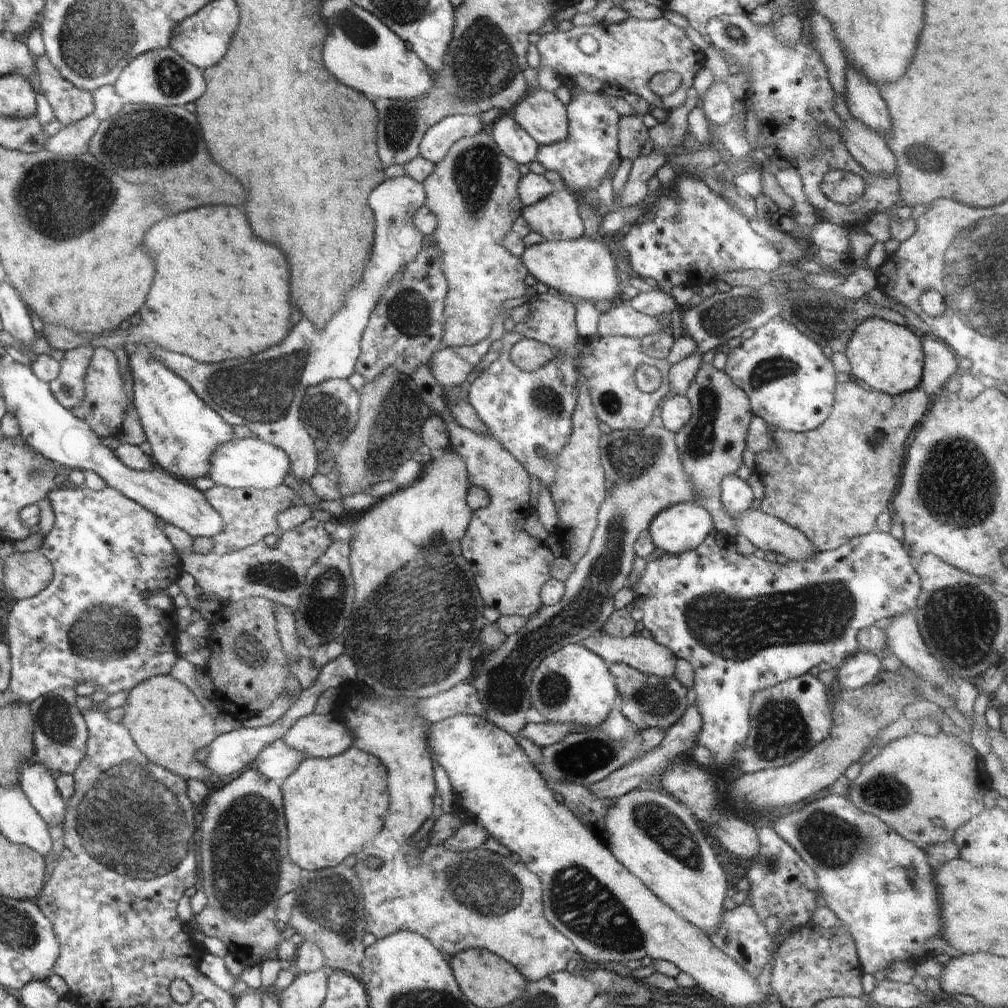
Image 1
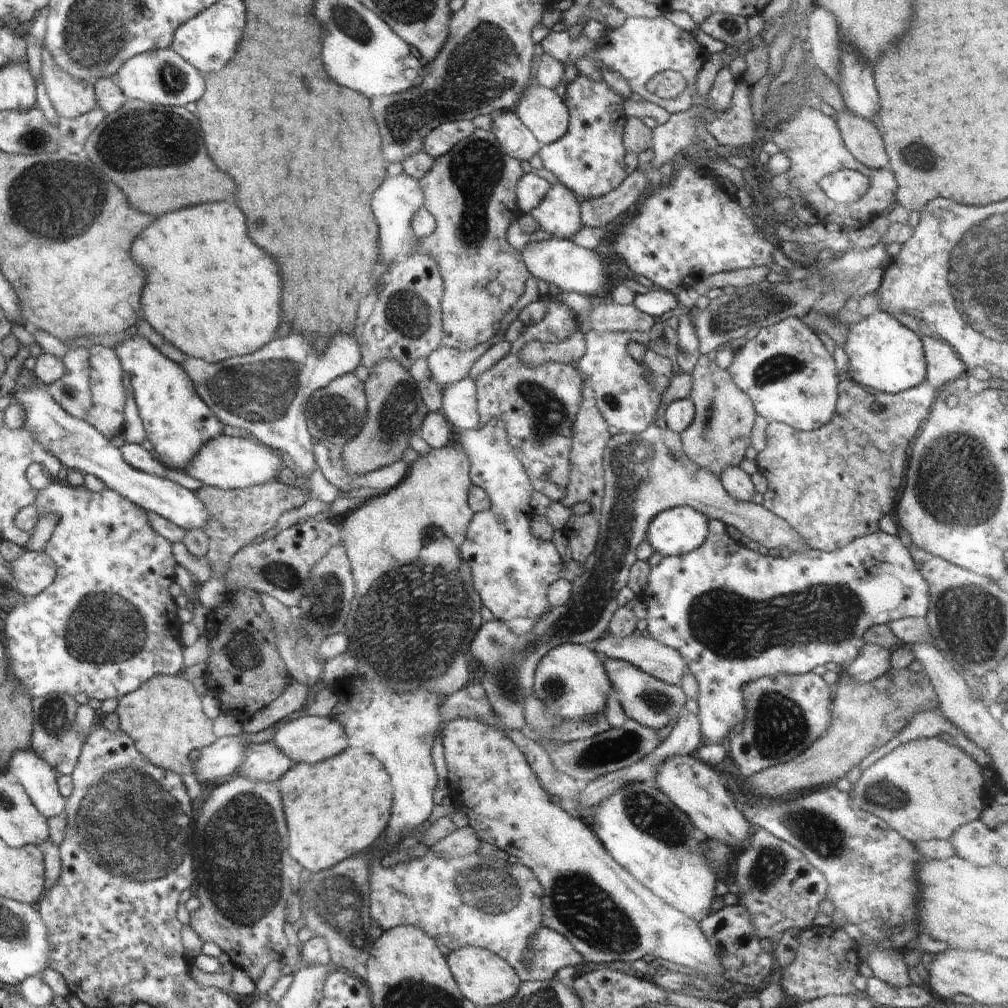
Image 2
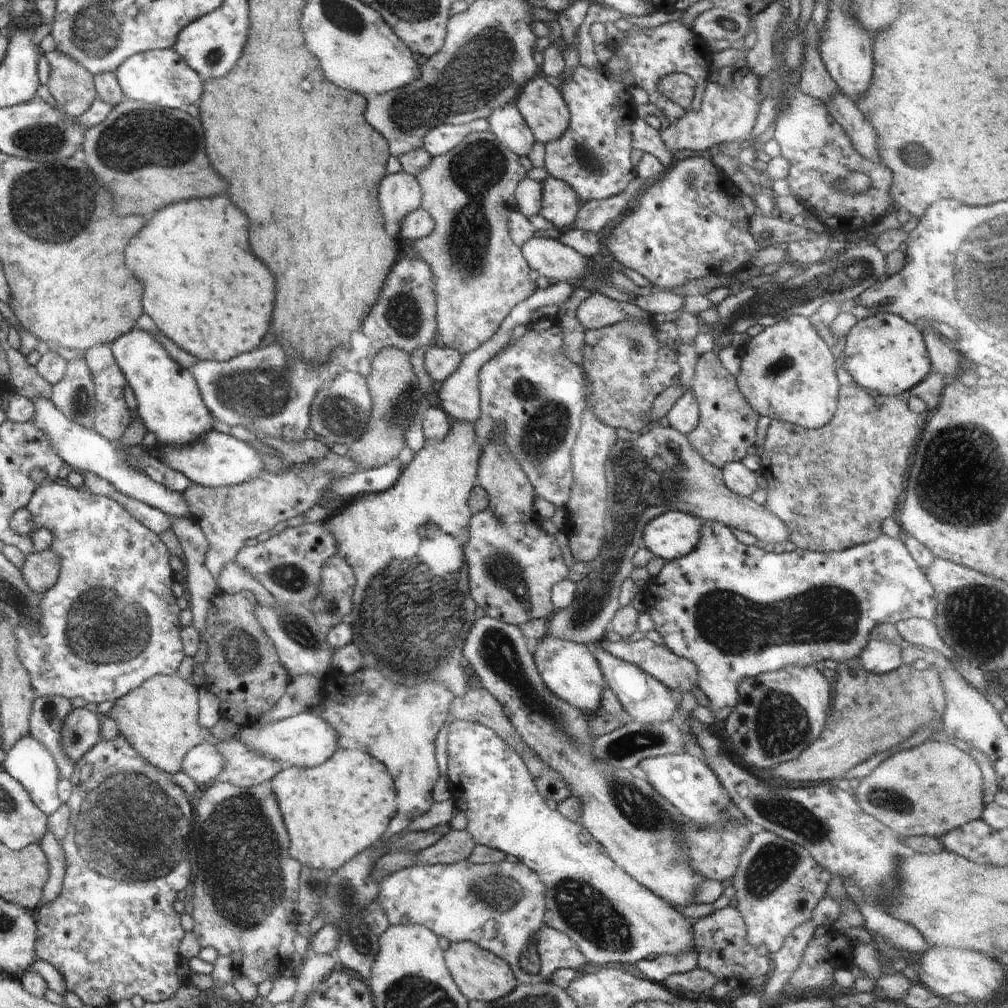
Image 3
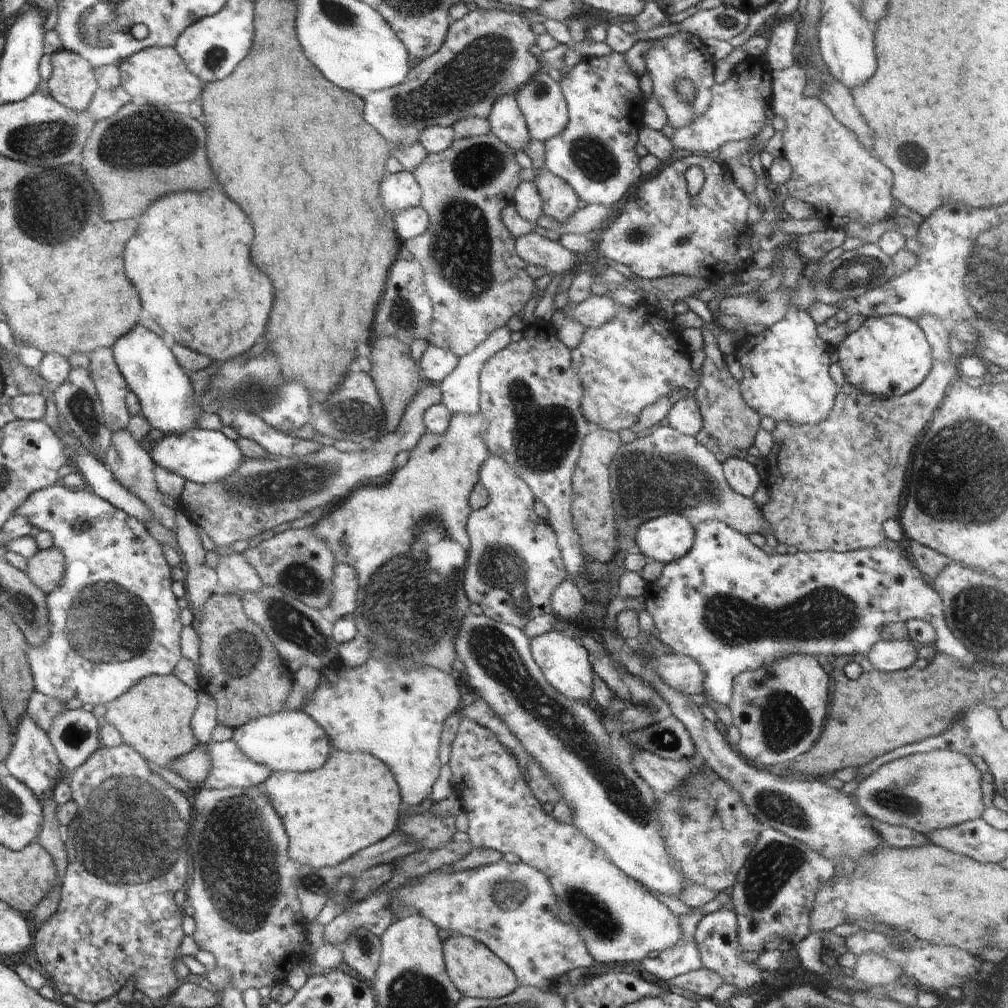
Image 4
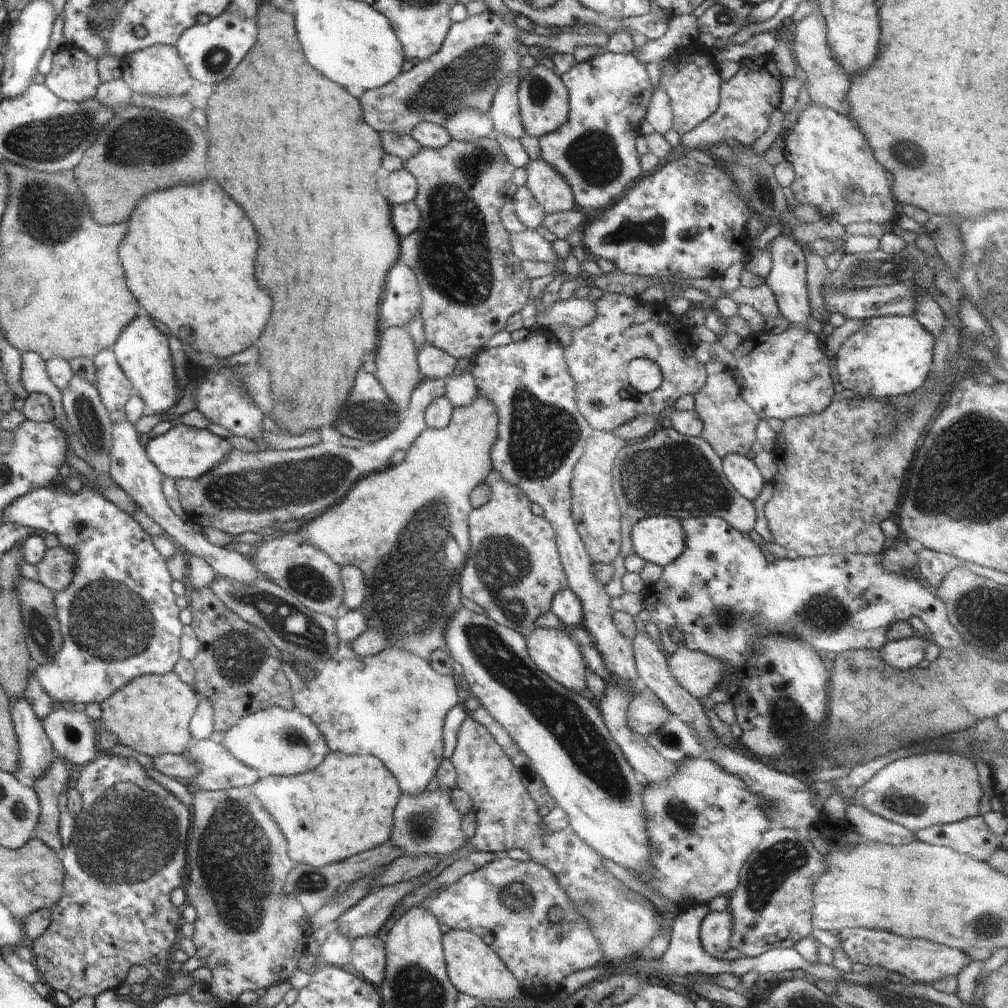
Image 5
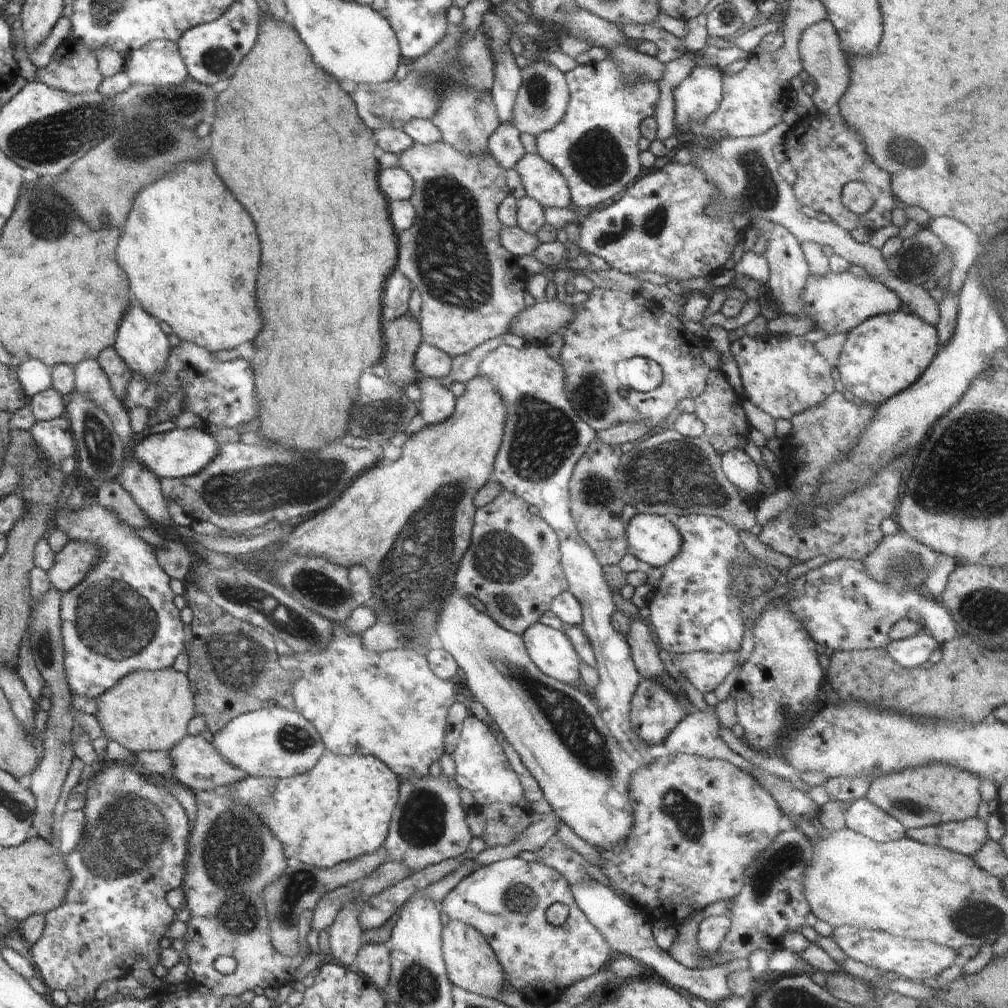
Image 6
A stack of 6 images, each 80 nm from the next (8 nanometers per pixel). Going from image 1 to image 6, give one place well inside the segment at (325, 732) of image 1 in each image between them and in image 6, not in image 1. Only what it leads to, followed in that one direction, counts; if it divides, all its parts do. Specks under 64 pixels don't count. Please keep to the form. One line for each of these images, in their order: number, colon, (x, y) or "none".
2: (308, 738)
3: (305, 740)
4: (285, 740)
5: (274, 740)
6: (276, 742)

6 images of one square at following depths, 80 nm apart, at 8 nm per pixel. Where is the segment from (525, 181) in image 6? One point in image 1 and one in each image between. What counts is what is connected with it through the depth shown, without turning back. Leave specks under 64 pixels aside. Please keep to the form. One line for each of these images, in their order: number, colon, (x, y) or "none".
1: (555, 217)
2: (558, 213)
3: (559, 204)
4: (559, 202)
5: (551, 190)

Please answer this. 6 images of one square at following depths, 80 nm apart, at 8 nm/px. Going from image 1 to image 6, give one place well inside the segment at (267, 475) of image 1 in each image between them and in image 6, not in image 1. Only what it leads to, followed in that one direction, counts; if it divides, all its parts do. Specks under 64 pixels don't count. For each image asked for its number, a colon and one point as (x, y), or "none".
2: (226, 462)
3: (215, 460)
4: (202, 456)
5: (184, 452)
6: (176, 454)

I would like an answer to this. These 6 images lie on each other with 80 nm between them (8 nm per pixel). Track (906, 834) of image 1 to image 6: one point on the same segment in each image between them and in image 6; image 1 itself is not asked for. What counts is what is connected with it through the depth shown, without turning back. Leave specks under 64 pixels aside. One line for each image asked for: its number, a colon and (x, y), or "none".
2: (926, 789)
3: (934, 788)
4: (949, 792)
5: (917, 792)
6: (931, 795)

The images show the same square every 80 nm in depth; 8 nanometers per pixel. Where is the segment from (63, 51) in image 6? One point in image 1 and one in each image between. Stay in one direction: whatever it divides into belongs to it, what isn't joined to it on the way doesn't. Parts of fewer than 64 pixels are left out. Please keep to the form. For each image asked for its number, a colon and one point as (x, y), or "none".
1: (70, 103)
2: (71, 97)
3: (72, 87)
4: (73, 84)
5: (73, 77)

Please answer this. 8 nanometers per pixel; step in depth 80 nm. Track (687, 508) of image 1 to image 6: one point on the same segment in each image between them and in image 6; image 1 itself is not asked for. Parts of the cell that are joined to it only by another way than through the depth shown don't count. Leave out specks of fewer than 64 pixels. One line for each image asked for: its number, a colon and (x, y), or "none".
2: (676, 531)
3: (671, 535)
4: (667, 538)
5: (659, 539)
6: (654, 540)

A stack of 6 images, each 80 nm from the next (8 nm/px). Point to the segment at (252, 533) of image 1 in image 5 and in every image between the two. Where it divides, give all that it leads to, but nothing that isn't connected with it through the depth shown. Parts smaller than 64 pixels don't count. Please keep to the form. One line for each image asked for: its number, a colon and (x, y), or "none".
2: (235, 517)
3: (228, 516)
4: (262, 494)
5: (247, 492)

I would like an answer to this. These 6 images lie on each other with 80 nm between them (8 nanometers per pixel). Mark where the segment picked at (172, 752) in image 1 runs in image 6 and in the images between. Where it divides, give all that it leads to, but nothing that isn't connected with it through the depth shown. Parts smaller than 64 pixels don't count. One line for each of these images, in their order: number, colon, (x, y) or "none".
2: (164, 716)
3: (160, 718)
4: (154, 717)
5: (151, 714)
6: (149, 712)

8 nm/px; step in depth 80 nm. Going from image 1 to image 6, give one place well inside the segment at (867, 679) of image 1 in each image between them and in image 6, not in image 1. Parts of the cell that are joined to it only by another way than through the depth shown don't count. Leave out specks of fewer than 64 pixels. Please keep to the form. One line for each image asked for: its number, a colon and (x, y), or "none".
2: (872, 661)
3: (879, 657)
4: (889, 656)
5: (906, 654)
6: (910, 652)

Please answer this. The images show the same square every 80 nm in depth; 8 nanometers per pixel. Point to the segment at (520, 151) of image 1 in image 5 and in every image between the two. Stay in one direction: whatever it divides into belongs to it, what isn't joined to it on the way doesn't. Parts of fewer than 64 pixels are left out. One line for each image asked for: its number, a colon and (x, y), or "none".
2: (516, 139)
3: (509, 128)
4: (507, 123)
5: (504, 110)

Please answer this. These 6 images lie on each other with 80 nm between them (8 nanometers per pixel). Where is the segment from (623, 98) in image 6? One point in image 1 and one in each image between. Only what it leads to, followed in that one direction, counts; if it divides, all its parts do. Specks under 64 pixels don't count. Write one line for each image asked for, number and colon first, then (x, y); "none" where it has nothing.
1: (589, 153)
2: (589, 159)
3: (593, 156)
4: (594, 155)
5: (594, 150)

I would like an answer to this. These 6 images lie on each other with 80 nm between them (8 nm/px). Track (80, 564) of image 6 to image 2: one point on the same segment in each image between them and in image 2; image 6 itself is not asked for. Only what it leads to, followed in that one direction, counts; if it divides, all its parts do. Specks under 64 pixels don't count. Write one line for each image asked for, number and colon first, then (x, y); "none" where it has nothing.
2: (34, 571)
3: (40, 570)
4: (46, 569)
5: (57, 570)

